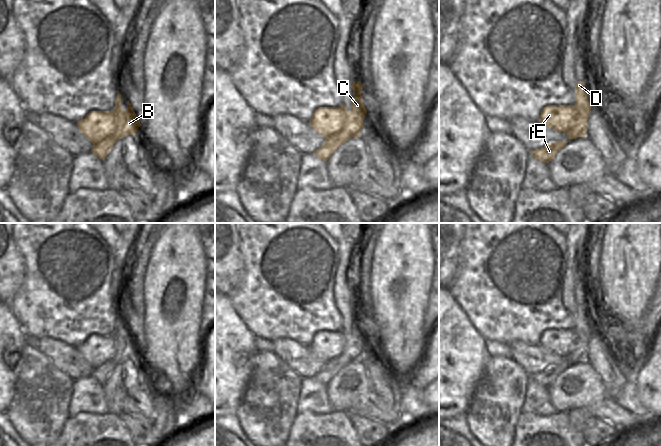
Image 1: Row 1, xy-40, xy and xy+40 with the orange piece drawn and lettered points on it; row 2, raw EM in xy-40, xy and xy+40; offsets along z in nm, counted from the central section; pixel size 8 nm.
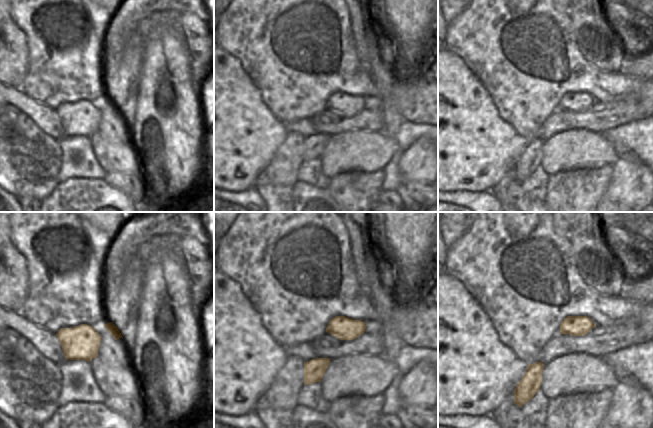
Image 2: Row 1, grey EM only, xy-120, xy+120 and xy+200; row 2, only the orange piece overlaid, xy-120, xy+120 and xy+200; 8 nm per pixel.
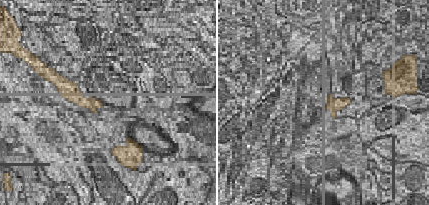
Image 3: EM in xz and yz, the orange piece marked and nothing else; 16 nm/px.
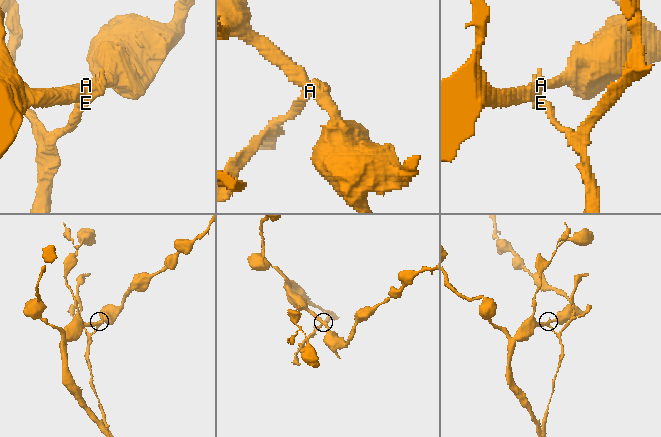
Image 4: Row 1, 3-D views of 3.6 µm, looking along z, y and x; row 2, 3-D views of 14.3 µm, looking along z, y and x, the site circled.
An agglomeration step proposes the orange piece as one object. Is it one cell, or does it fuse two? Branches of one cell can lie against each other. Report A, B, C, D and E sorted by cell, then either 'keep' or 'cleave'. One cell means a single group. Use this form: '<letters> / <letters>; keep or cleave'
A / B C D E; cleave

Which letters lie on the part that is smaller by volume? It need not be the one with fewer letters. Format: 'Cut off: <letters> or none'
Cut off: B, C, D, E

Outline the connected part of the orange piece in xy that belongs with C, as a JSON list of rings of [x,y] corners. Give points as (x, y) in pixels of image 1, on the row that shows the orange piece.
[[[354,81],[352,86],[353,90],[353,100],[351,102],[351,110],[348,111],[345,108],[345,104],[341,104],[343,114],[345,116],[345,124],[343,130],[327,137],[325,142],[313,153],[320,159],[327,161],[332,153],[334,153],[337,148],[345,143],[348,139],[352,137],[359,137],[359,134],[363,128],[363,120],[367,110],[363,104],[363,98],[361,96],[363,86],[361,81]]]

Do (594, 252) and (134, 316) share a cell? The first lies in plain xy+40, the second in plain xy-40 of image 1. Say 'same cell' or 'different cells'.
same cell

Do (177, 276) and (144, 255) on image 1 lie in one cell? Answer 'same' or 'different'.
different

